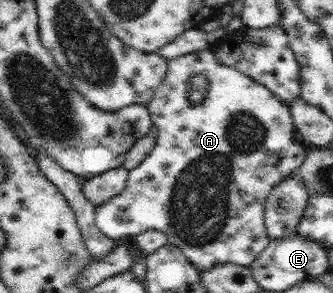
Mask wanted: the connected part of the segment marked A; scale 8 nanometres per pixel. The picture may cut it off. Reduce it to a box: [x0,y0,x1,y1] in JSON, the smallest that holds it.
[95,48,309,273]

